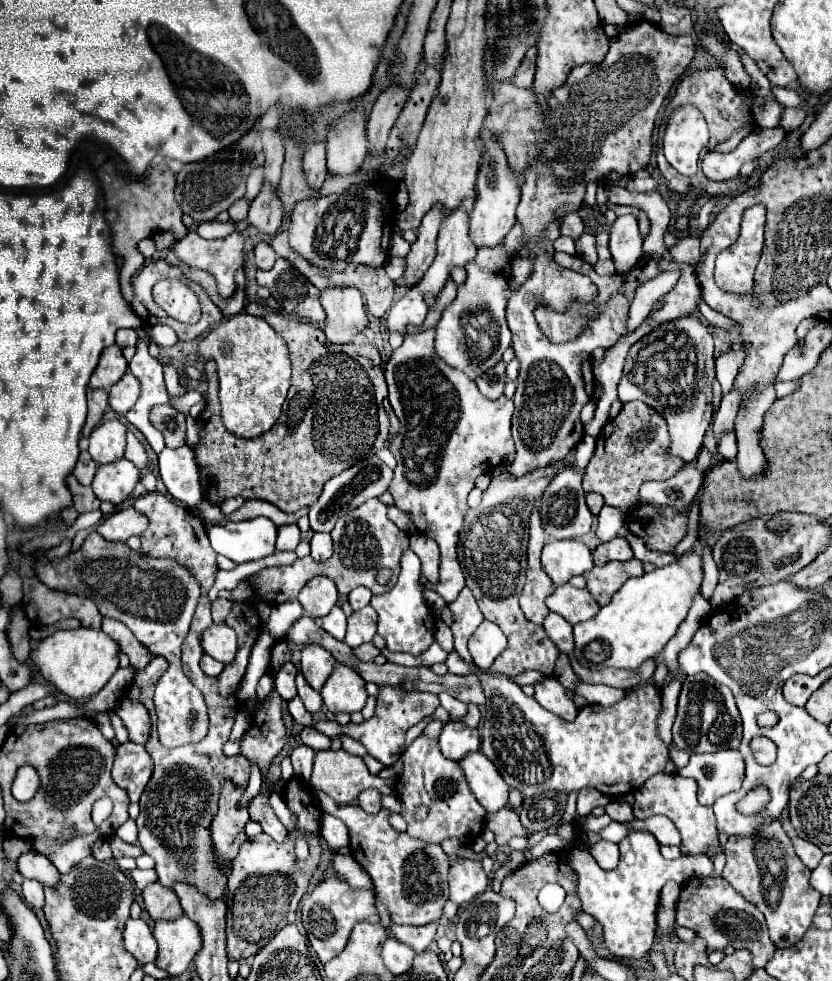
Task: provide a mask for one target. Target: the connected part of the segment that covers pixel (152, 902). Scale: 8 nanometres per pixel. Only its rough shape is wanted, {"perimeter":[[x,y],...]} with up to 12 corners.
{"perimeter":[[159,881],[143,889],[155,921],[183,915],[175,891]]}

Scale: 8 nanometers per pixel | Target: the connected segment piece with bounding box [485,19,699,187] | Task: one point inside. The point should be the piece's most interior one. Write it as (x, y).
(600, 121)

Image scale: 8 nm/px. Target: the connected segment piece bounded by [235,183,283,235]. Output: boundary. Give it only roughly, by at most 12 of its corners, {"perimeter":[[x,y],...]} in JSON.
{"perimeter":[[263,185],[248,217],[235,222],[239,232],[253,225],[275,235],[283,225],[277,191]]}

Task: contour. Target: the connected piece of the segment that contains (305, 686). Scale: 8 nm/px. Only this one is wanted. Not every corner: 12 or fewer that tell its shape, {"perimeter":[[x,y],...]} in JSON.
{"perimeter":[[297,675],[299,697],[309,713],[323,707],[321,693]]}

